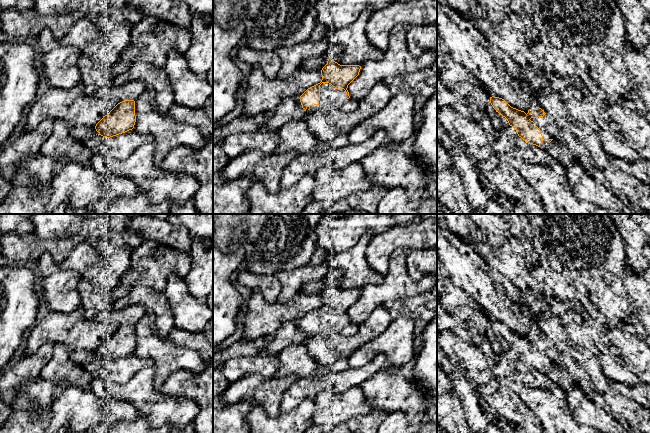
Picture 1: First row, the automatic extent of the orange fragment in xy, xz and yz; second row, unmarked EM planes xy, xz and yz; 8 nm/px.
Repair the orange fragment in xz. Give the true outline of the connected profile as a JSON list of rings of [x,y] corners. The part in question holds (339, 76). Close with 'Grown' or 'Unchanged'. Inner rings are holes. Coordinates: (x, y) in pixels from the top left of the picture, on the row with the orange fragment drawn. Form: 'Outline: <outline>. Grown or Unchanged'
Outline: [[[330,57],[321,70],[321,82],[308,88],[298,98],[298,103],[307,111],[304,120],[319,111],[341,108],[345,112],[355,111],[356,102],[349,99],[347,88],[359,75],[360,69],[359,65],[340,65]]]. Grown

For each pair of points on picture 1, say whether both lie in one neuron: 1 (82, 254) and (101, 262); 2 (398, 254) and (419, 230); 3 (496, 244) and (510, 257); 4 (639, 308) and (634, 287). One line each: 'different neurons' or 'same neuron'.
1: same neuron
2: different neurons
3: same neuron
4: same neuron

